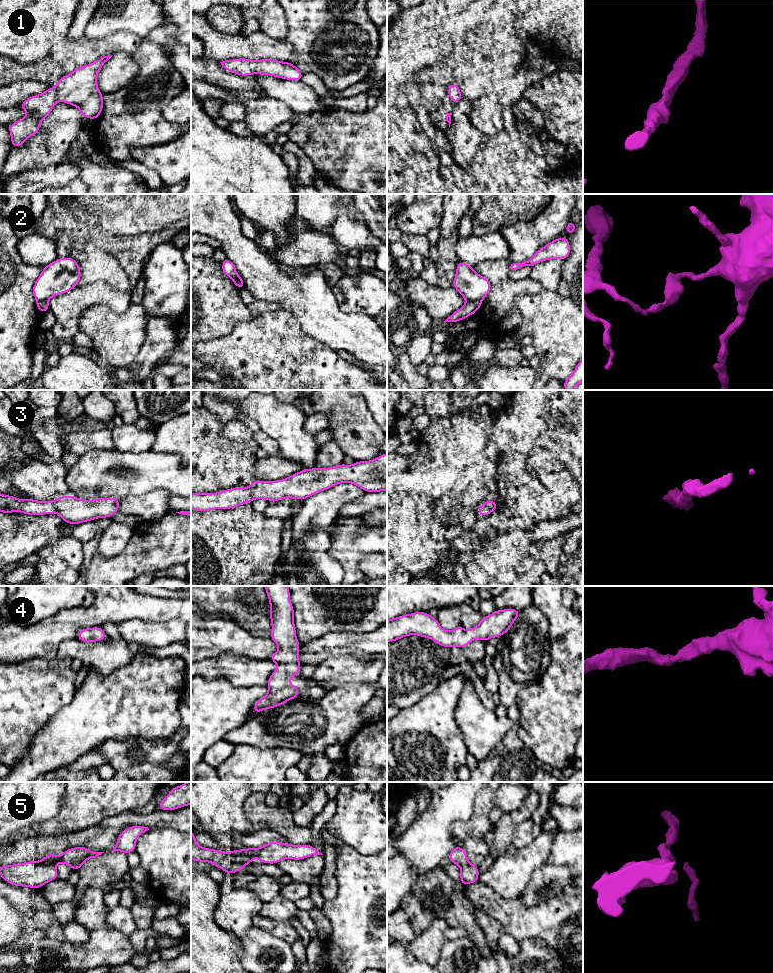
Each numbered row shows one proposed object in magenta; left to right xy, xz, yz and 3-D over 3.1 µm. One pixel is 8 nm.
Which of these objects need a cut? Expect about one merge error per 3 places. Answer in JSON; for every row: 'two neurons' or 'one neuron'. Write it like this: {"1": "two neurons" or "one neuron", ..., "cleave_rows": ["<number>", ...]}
{"1": "one neuron", "2": "two neurons", "3": "one neuron", "4": "one neuron", "5": "two neurons", "cleave_rows": ["2", "5"]}

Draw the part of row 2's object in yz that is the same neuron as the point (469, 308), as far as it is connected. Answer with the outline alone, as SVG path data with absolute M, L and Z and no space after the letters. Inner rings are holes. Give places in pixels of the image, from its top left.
M467 301L460 309L453 312L444 322L462 321L468 316L474 315L481 307L482 301Z

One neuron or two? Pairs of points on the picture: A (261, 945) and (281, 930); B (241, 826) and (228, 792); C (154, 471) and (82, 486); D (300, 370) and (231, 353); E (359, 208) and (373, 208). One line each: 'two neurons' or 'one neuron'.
A: two neurons
B: one neuron
C: one neuron
D: one neuron
E: one neuron

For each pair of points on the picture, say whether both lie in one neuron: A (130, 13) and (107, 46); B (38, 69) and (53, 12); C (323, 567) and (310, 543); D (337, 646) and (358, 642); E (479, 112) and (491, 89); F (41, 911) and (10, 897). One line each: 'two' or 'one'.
A: two
B: two
C: one
D: one
E: two
F: two

